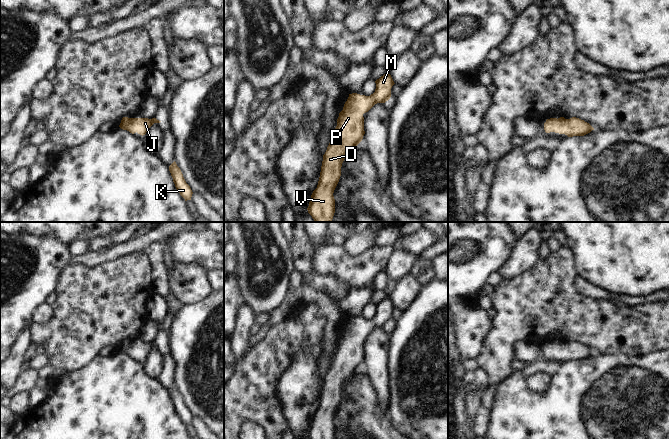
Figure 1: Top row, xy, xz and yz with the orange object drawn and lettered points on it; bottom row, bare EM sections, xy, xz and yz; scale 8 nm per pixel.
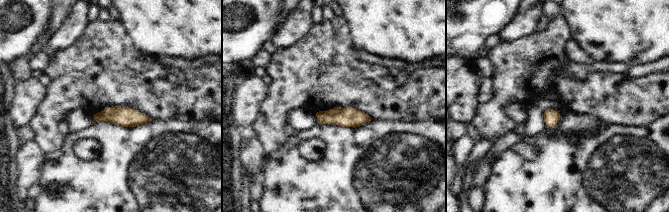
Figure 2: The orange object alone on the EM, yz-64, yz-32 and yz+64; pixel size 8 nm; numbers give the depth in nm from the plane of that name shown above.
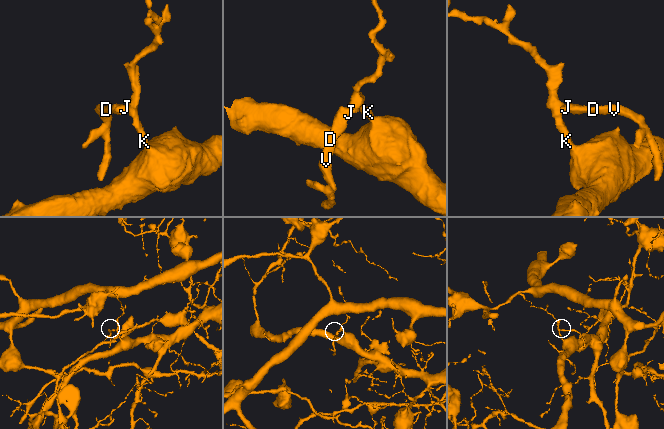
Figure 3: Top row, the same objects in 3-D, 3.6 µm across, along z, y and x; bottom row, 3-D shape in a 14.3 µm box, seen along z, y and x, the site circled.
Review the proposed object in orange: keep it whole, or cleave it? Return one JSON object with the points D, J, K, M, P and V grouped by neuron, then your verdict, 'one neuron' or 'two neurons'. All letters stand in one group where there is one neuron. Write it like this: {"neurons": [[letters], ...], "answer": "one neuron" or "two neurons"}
{"neurons": [["D", "J", "K", "M", "P", "V"]], "answer": "one neuron"}

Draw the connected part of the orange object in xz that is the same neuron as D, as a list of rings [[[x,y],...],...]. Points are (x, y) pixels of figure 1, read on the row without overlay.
[[[388,297],[375,305],[376,313],[370,320],[357,317],[349,318],[343,334],[339,337],[337,350],[332,363],[323,379],[317,412],[313,415],[309,430],[310,439],[334,439],[334,414],[341,400],[342,387],[363,363],[364,341],[375,328],[385,327],[391,321],[391,312],[395,308]]]

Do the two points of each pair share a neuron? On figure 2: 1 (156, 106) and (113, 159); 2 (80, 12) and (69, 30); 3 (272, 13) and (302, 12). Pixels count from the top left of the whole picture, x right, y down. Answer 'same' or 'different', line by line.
1: different
2: same
3: different

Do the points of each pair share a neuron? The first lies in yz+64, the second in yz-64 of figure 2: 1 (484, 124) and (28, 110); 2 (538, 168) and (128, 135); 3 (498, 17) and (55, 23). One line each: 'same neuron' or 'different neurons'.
1: different neurons
2: same neuron
3: different neurons

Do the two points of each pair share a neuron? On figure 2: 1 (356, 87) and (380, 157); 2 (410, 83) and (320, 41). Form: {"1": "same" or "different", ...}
{"1": "different", "2": "same"}

